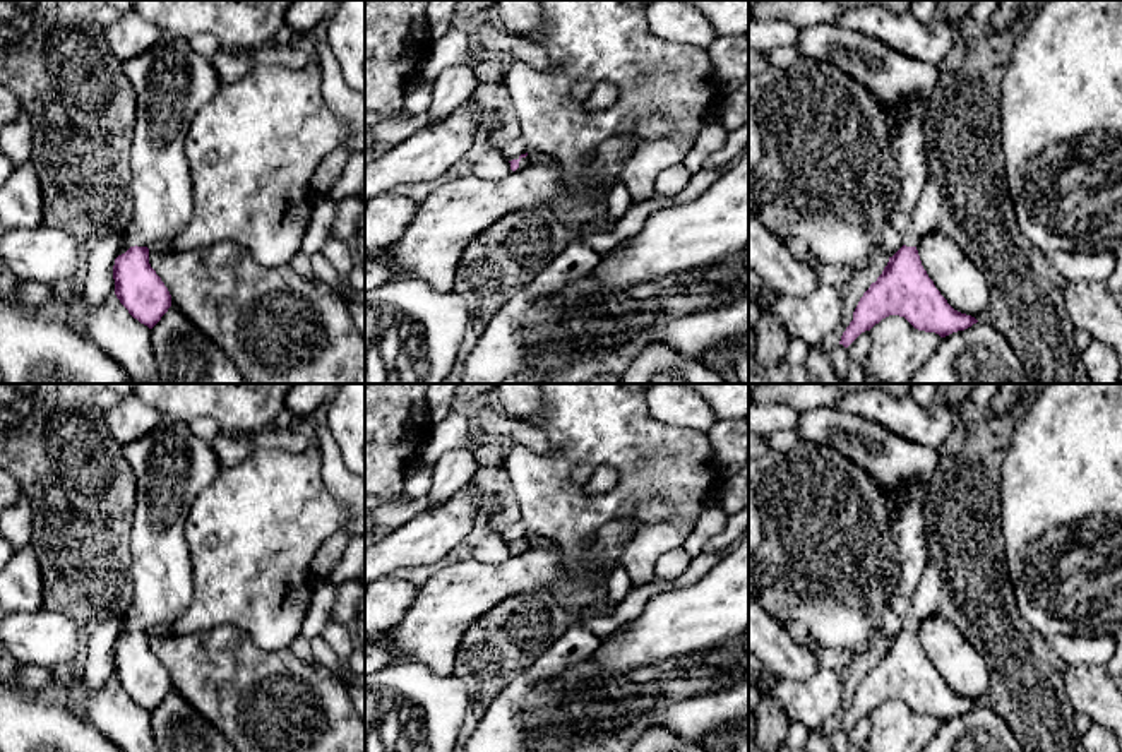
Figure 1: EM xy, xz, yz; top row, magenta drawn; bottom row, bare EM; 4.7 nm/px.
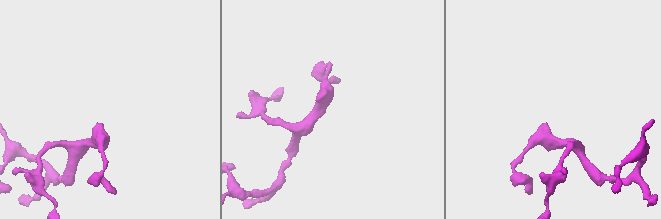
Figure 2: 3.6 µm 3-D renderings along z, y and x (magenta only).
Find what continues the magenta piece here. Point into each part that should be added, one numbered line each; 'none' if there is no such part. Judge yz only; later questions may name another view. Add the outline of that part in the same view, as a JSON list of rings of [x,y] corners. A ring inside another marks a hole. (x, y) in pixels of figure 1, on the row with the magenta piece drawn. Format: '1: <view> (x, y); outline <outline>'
1: yz (903, 86); outline [[[838,22],[800,27],[795,48],[802,57],[834,63],[863,84],[875,103],[894,116],[889,149],[896,161],[896,192],[889,200],[889,226],[903,245],[916,247],[913,209],[927,185],[925,122],[939,81],[937,65],[911,58],[877,38]]]

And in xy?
1: xy (172, 83); outline [[[163,36],[152,48],[122,62],[137,96],[137,116],[130,147],[134,214],[125,235],[132,247],[159,247],[173,240],[194,211],[192,176],[185,137],[197,111],[221,89],[212,62],[194,51],[187,38]]]

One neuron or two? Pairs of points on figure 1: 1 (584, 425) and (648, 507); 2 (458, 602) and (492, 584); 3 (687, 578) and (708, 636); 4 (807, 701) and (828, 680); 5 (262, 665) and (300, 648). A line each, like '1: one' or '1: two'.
1: two
2: one
3: two
4: one
5: two

